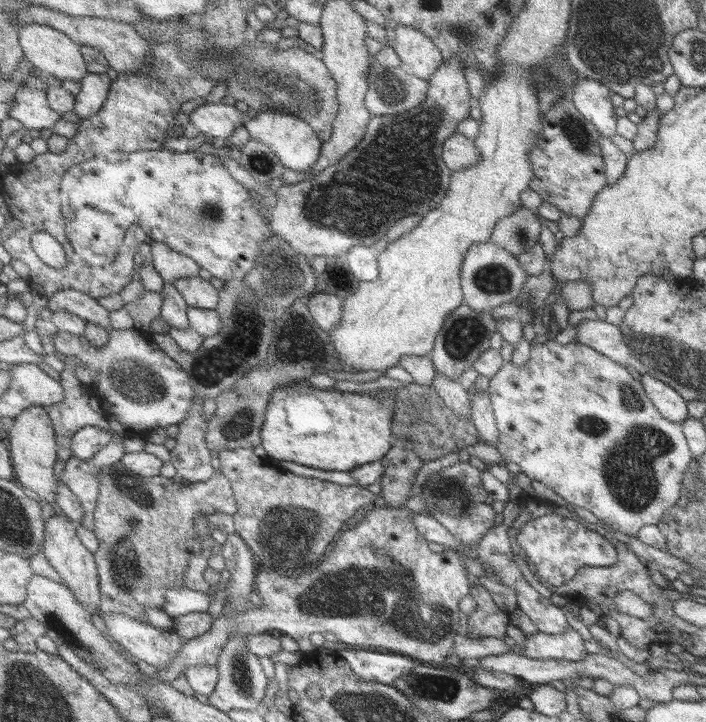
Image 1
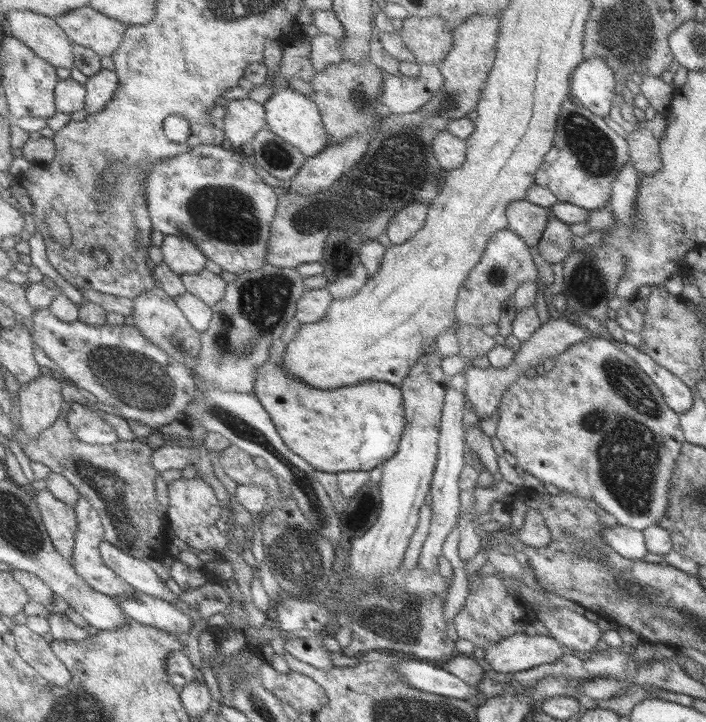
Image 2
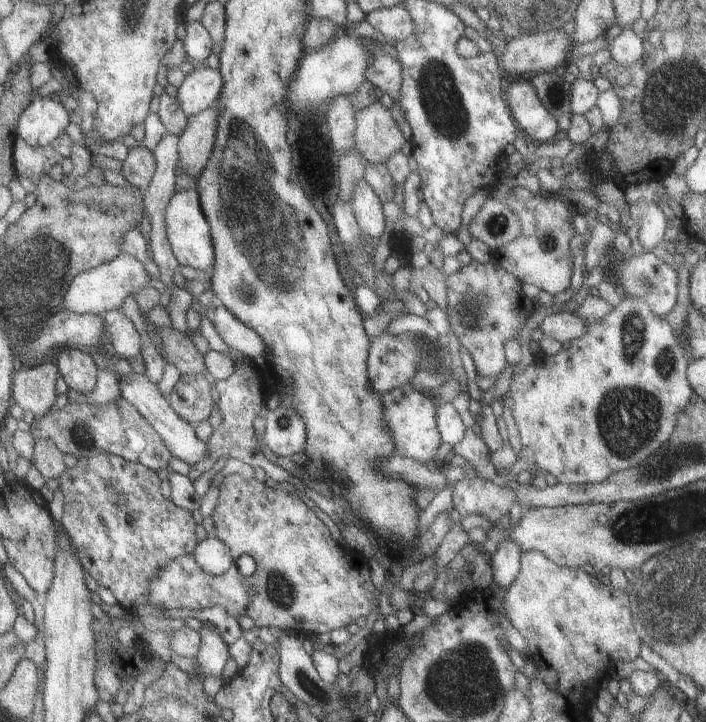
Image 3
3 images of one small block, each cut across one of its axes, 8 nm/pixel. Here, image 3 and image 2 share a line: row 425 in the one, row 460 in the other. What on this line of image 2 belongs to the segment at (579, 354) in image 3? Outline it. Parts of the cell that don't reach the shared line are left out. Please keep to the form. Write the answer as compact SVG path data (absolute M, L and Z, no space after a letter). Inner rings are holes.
M599 337L588 338L588 340L582 340L582 342L573 344L556 356L555 366L550 372L540 371L538 376L532 379L526 375L520 375L502 393L499 407L500 417L498 418L496 427L496 438L502 442L505 452L512 454L516 458L515 466L520 466L524 472L532 474L534 478L537 478L544 485L552 484L560 489L560 492L569 493L577 498L590 500L598 504L598 507L608 512L618 522L618 525L624 526L625 528L632 528L643 532L646 528L657 525L664 517L664 514L666 514L671 484L670 476L672 476L674 462L676 462L680 454L685 438L679 425L679 414L668 408L662 392L640 370L638 364L628 356L626 347L620 346L617 348L614 341Z

